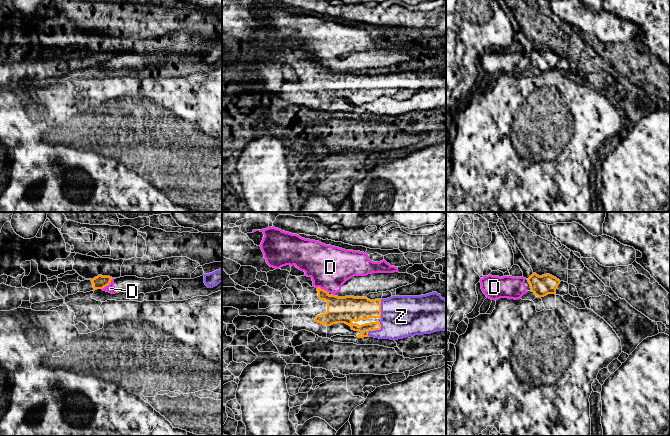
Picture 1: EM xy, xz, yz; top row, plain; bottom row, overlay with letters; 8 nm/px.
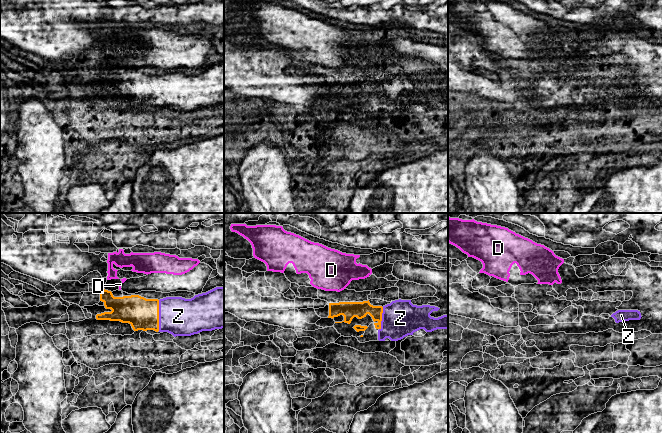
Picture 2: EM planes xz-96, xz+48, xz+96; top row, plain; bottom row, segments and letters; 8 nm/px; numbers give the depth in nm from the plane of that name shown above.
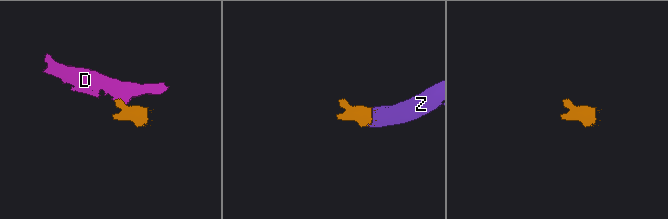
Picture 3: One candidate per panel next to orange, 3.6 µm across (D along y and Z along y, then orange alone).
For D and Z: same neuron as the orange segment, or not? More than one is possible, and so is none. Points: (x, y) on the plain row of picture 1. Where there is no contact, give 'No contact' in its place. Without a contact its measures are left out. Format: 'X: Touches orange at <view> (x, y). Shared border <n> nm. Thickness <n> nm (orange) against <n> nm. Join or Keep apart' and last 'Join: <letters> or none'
D: Touches orange at xz (322, 65). Shared border 120 nm. Thickness 220 nm (orange) against 340 nm. Keep apart
Z: Touches orange at xz (375, 105). Shared border 160 nm. Thickness 190 nm (orange) against 340 nm. Join
Join: Z

